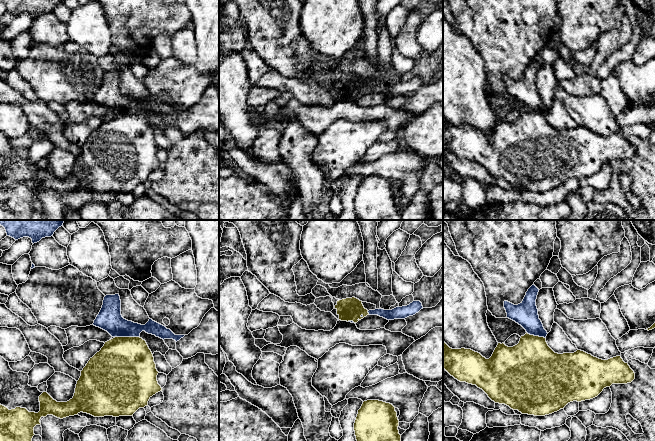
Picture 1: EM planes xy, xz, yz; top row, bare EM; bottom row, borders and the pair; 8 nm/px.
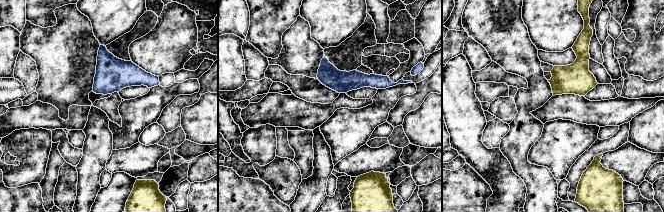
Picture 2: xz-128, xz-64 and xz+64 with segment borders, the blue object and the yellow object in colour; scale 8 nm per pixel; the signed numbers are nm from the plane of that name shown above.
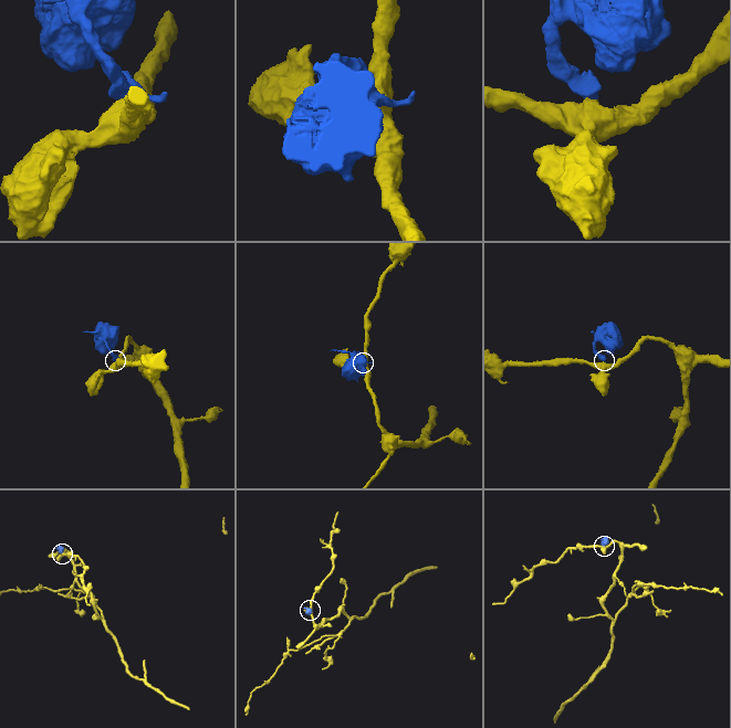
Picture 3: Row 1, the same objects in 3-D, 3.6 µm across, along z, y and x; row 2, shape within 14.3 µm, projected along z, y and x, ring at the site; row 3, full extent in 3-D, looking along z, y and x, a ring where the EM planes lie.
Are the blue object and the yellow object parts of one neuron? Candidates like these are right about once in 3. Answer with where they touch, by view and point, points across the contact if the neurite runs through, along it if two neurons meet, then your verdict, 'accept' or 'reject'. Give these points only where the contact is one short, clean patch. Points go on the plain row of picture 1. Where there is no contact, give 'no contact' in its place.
contact xy (127, 112); border xy (115, 112), (139, 113); reject

